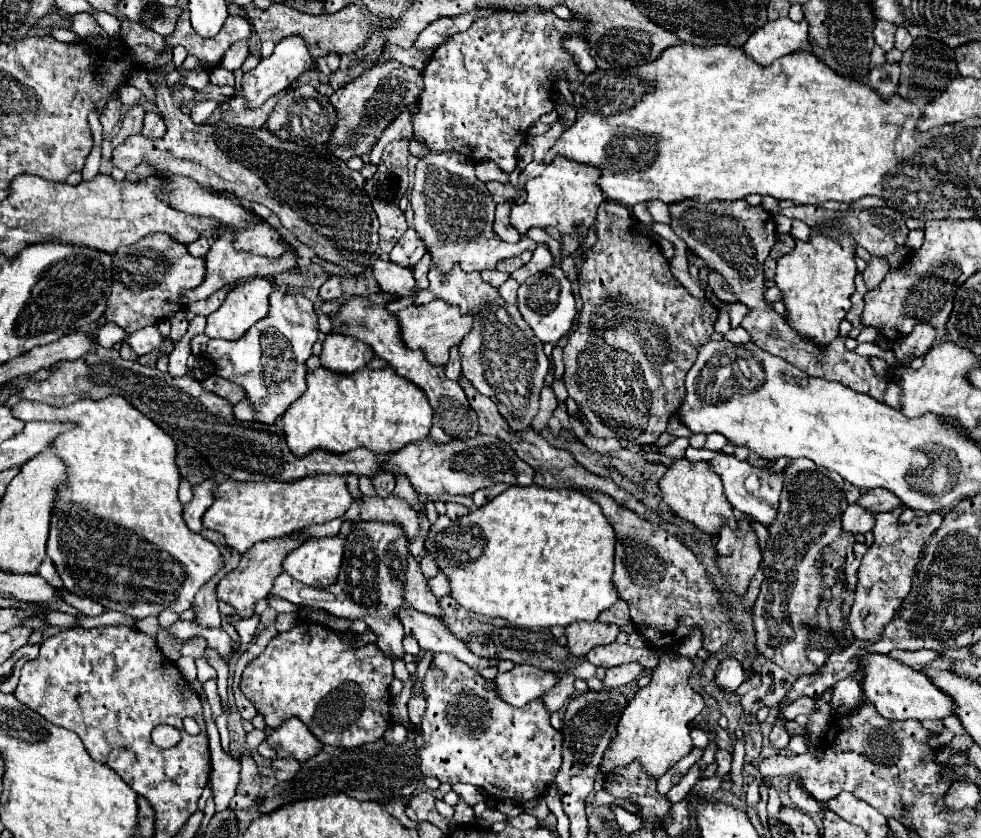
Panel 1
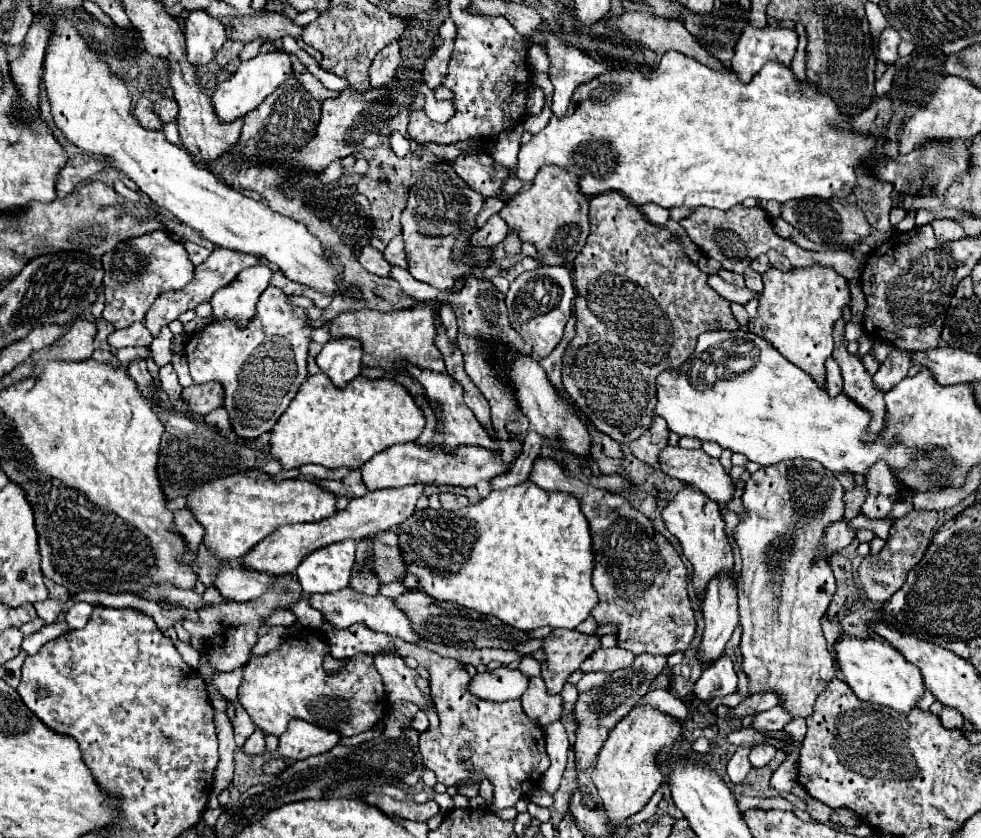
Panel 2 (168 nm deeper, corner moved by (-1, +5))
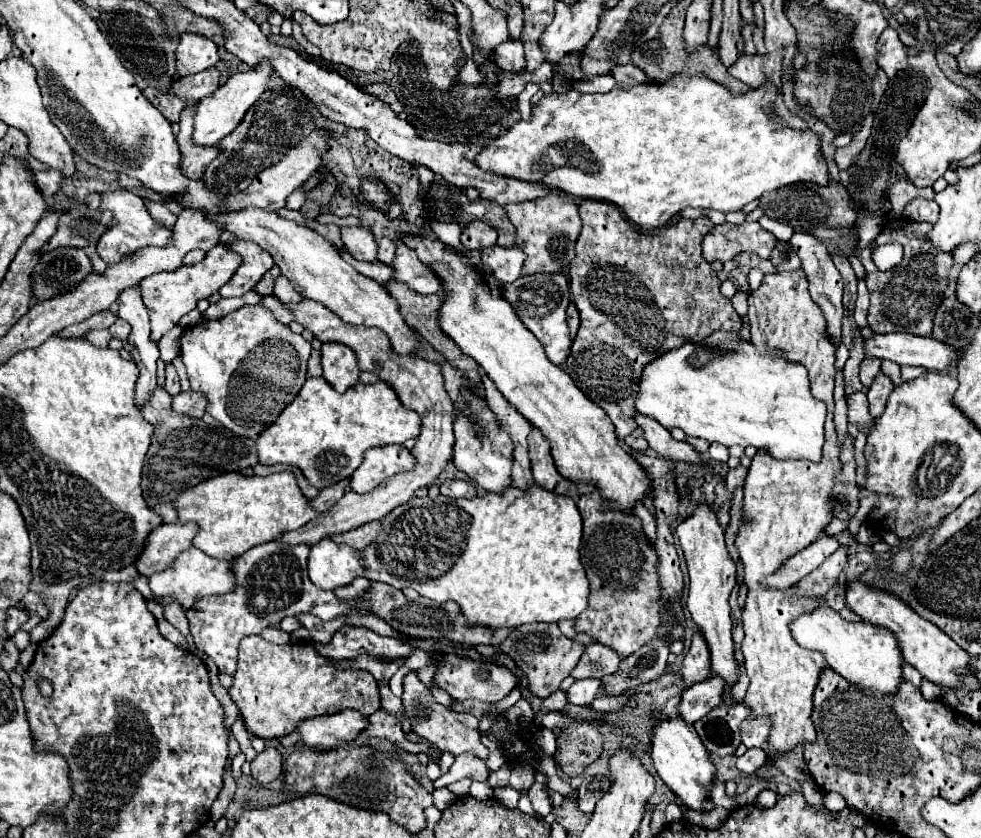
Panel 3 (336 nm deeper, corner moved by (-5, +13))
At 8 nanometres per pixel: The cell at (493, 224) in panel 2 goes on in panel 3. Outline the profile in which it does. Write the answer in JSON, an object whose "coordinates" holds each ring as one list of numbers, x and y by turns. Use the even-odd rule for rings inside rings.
{"coordinates":[[472,221,470,225,466,225,462,229,462,237,460,243,464,249,474,251,474,249,486,249,490,245,496,245,496,229,492,231,492,227,484,225,482,221]]}

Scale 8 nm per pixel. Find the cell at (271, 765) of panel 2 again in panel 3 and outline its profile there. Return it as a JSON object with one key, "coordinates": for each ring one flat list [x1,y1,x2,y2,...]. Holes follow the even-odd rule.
{"coordinates":[[266,747,252,761,252,777,260,783,270,783,282,775,282,757,276,747]]}

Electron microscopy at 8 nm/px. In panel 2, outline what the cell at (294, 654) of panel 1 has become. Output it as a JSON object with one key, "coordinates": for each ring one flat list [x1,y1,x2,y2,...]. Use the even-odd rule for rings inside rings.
{"coordinates":[[306,629,298,637,288,637,274,651,268,651,258,659,250,659,244,667,244,679,238,687,238,699,250,715,250,719,254,721,254,725,260,727,264,733,272,733,278,737,286,731,288,721,294,717,314,723,328,731,338,731,342,737,352,737,376,727,386,713,388,699,384,695,380,673,374,667,374,655,356,655,356,659,346,659,346,665,336,673,328,673,324,669,324,659,328,655,328,641,318,631]]}

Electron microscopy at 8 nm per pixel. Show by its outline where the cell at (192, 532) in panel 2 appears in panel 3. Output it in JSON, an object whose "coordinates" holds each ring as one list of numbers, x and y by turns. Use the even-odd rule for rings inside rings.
{"coordinates":[[172,523,154,527,152,535,148,535,148,543,144,543,144,551,140,559,136,559,136,571,144,577,150,577,156,571,164,571,172,565,178,553,192,547,192,539,198,533,194,523]]}

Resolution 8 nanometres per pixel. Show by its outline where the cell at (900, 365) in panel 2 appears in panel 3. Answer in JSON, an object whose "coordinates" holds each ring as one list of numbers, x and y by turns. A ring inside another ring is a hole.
{"coordinates":[[882,373,870,385,870,389,868,389,868,403,870,403,870,411,872,411,874,419,884,411,886,399,892,393,892,389,894,389,892,381,886,375,882,375]]}

